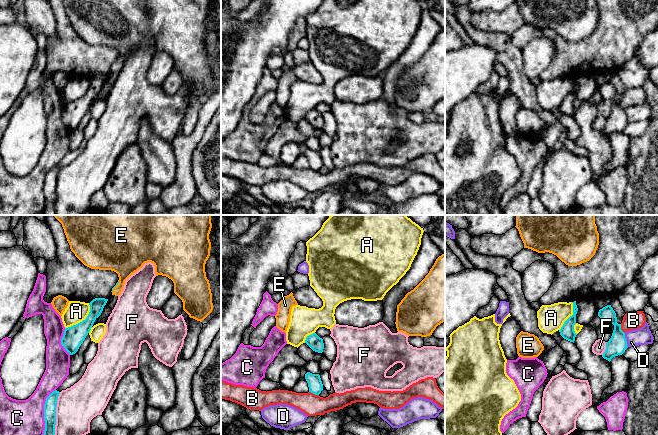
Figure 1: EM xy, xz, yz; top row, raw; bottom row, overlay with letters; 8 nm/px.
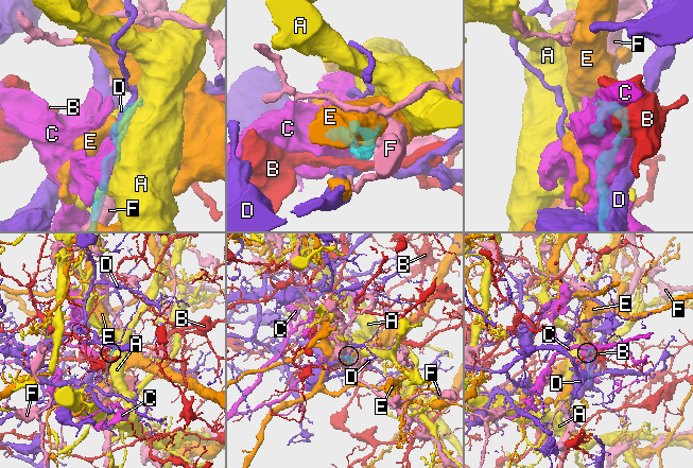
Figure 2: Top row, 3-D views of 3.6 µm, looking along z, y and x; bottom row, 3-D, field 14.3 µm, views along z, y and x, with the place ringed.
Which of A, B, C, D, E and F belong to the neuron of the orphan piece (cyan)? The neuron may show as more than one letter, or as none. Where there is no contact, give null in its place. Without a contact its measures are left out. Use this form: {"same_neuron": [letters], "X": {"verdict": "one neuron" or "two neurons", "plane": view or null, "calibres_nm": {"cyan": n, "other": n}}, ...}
{"same_neuron": ["E"], "A": {"verdict": "two neurons", "plane": "xy", "calibres_nm": {"cyan": 170, "other": 170}}, "B": {"verdict": "two neurons", "plane": "xz", "calibres_nm": {"cyan": 120, "other": 170}}, "C": {"verdict": "two neurons", "plane": "xy", "calibres_nm": {"cyan": 100, "other": 360}}, "D": {"verdict": "two neurons", "plane": "yz", "calibres_nm": {"cyan": 160, "other": 140}}, "E": {"verdict": "one neuron", "plane": "xy", "calibres_nm": {"cyan": 20, "other": 300}}, "F": {"verdict": "two neurons", "plane": "xy", "calibres_nm": {"cyan": 100, "other": 320}}}

